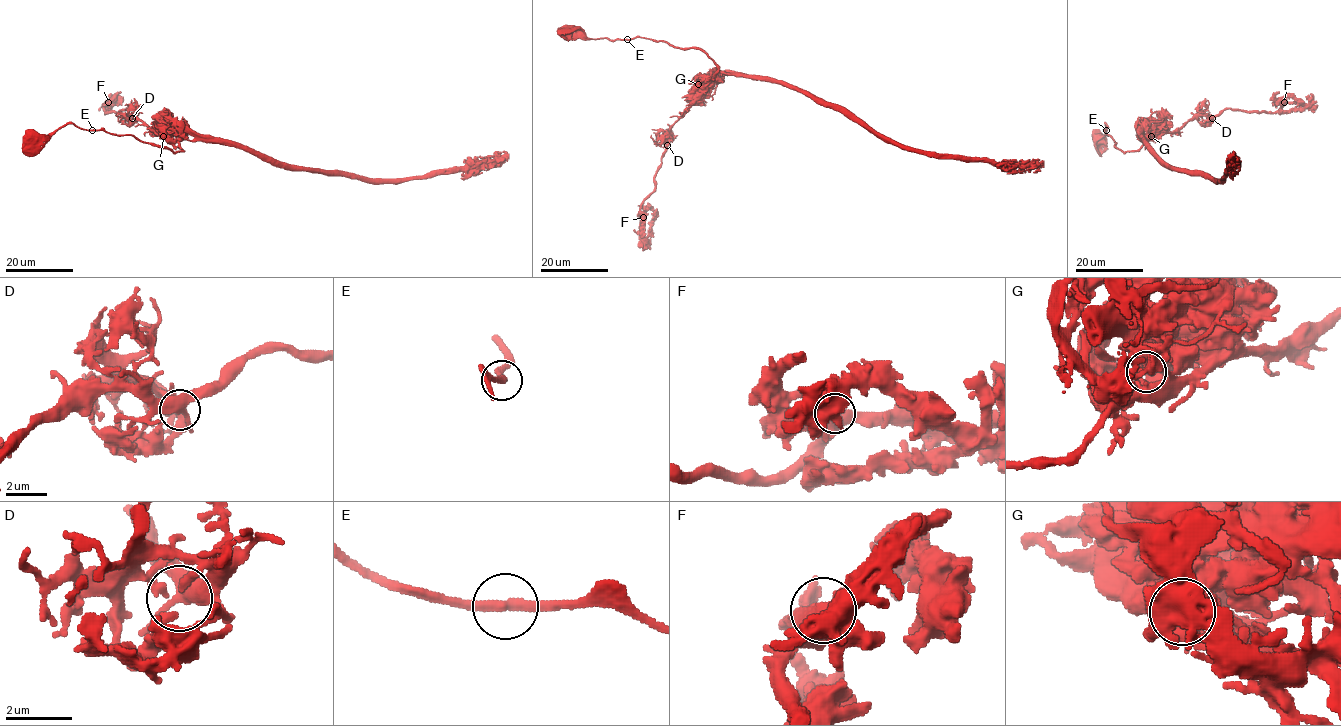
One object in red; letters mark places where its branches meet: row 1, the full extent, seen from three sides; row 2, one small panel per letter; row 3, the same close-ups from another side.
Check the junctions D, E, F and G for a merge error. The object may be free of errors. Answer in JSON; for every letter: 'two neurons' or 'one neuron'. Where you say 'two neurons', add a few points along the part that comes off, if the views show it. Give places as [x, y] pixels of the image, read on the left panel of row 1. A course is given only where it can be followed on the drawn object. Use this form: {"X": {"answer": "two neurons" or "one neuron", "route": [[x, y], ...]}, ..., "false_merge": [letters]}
{"D": {"answer": "one neuron"}, "E": {"answer": "one neuron"}, "F": {"answer": "one neuron"}, "G": {"answer": "two neurons", "route": [[163, 135], [154, 133], [126, 108], [106, 112], [117, 97], [121, 105]]}, "false_merge": ["G"]}

